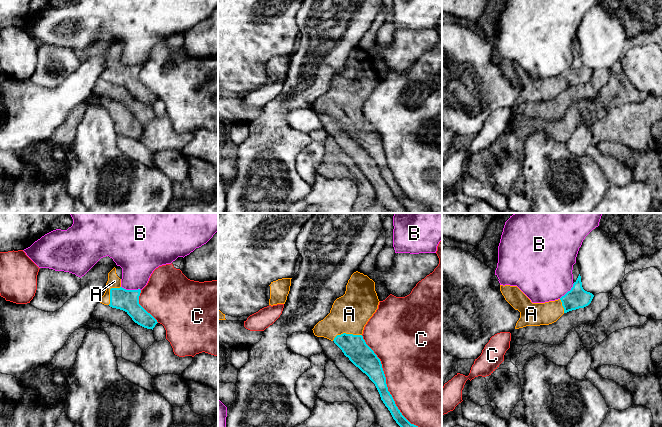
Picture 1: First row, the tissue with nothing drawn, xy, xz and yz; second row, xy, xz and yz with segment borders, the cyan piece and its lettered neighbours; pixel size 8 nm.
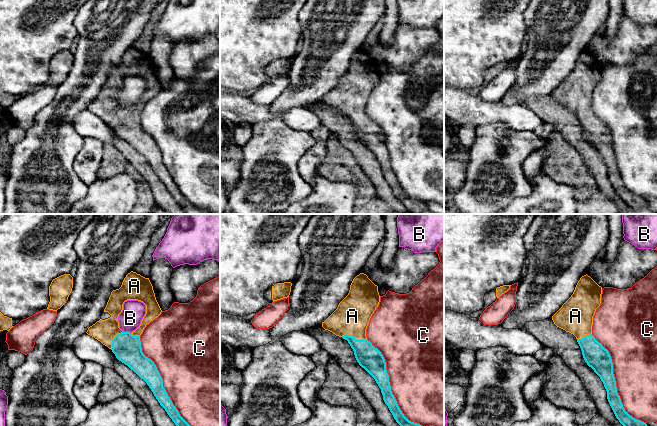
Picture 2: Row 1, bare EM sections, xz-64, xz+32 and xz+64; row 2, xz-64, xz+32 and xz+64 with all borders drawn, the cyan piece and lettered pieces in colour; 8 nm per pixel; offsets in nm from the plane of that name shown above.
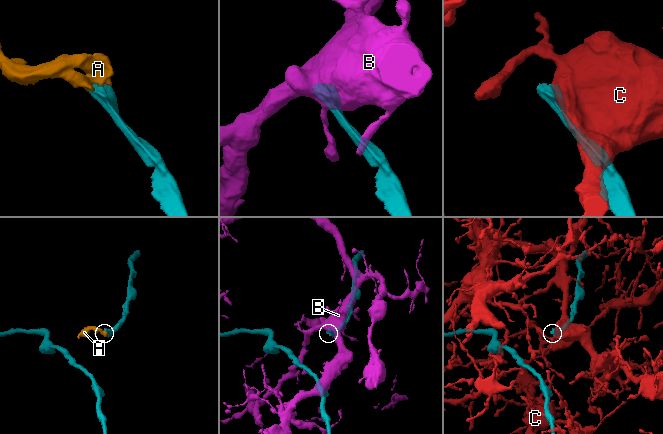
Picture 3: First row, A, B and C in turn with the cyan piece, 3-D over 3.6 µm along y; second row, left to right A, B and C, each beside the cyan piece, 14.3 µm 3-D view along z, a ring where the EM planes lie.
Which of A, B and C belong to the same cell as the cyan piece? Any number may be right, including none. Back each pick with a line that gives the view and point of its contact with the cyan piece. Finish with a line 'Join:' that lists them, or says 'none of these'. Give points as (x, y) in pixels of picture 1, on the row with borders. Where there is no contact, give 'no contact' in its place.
A: meets cyan in xz at (346, 334)
Join: A

